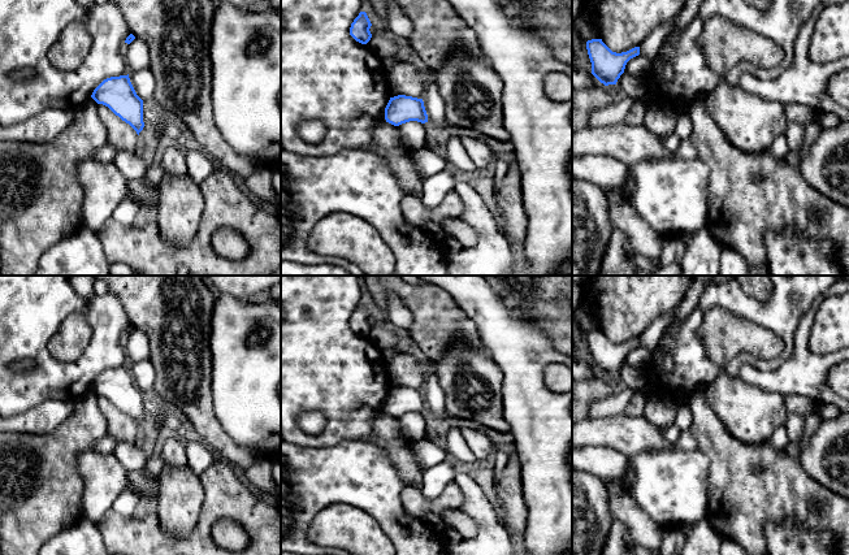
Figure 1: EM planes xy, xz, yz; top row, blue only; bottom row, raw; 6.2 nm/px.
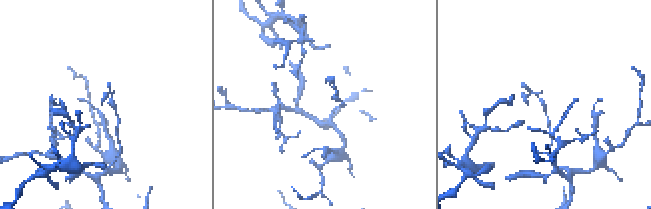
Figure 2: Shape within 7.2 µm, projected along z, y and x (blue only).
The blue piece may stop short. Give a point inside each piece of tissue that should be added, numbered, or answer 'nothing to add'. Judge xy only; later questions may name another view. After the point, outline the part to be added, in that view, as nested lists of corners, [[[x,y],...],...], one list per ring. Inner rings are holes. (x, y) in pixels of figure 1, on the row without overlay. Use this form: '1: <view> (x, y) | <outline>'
nothing to add

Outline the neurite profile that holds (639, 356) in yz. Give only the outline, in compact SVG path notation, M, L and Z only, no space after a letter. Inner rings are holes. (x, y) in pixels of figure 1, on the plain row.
M638 346L627 354L624 363L631 367L645 367L650 360L651 352Z

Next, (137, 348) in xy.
M135 329L127 338L125 352L129 364L150 360L150 343L144 333Z

